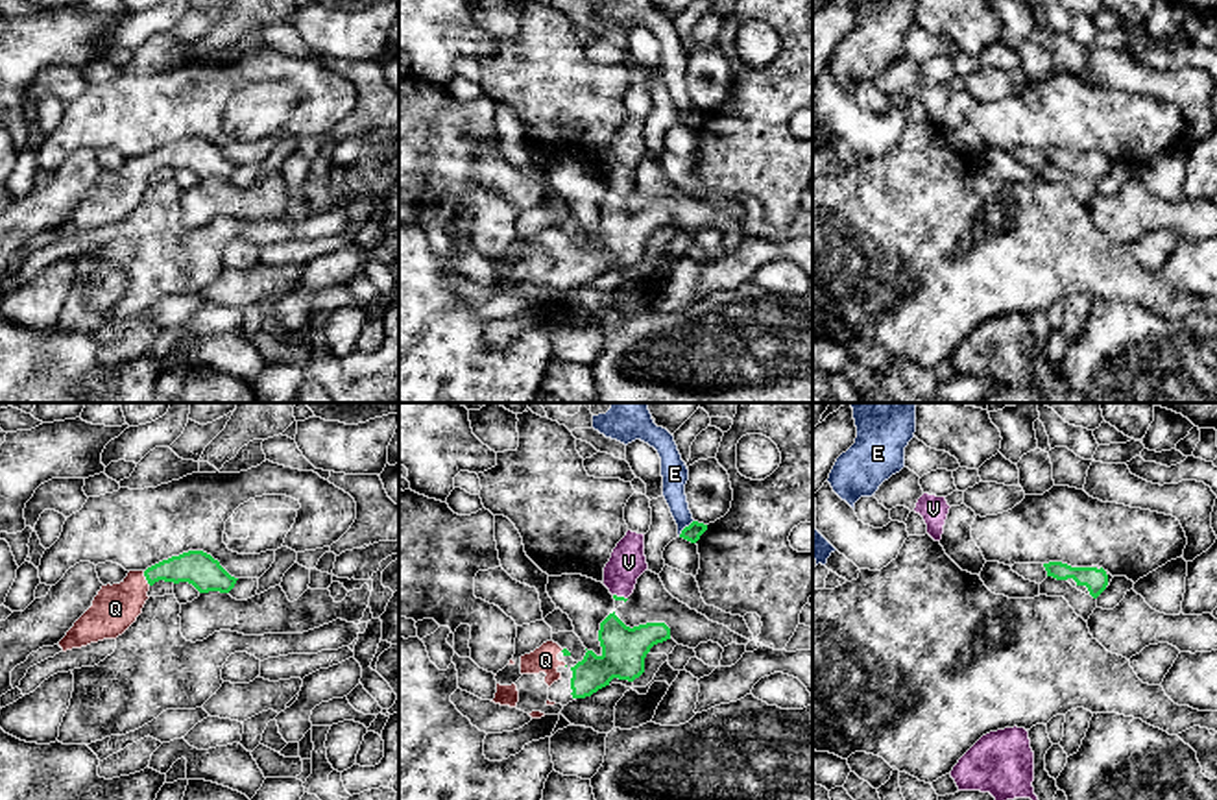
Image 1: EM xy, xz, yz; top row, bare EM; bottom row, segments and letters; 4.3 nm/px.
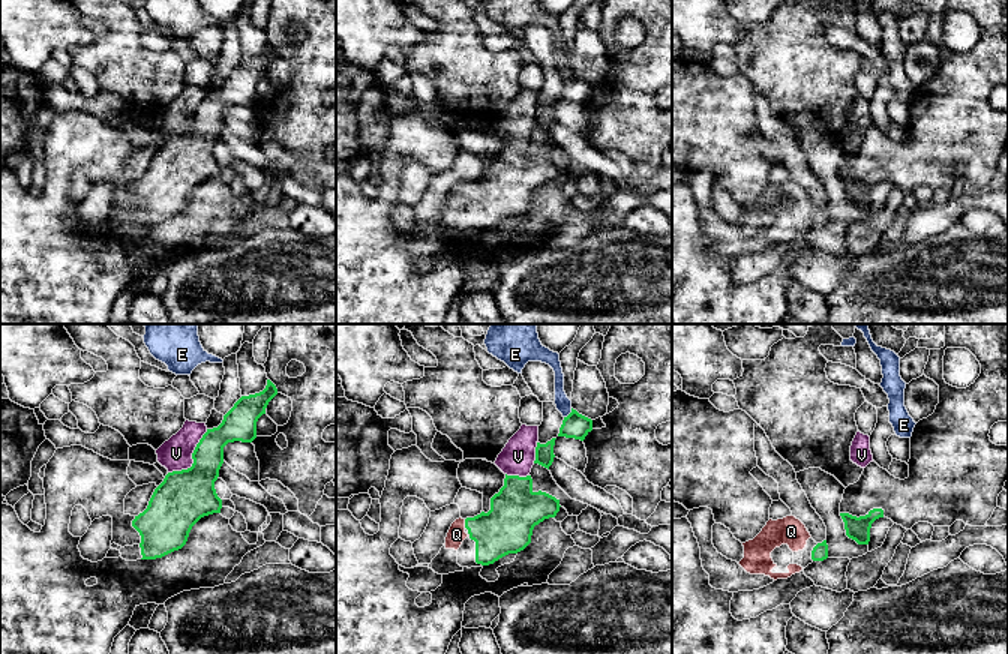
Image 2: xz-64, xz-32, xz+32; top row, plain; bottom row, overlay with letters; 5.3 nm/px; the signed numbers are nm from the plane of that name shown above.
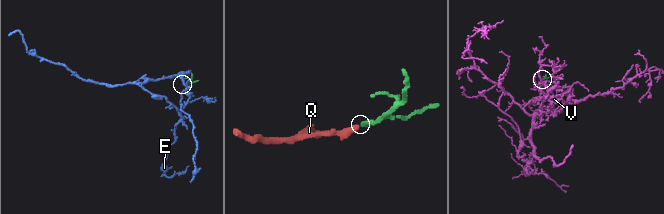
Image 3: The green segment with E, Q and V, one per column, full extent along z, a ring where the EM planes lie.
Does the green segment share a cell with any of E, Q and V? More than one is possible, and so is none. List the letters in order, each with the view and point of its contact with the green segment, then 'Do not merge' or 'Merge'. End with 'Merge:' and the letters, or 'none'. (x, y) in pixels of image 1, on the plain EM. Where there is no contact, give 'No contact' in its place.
E: Touches green at xz (684, 115). Do not merge
Q: Touches green at xy (146, 165). Merge
V: Touches green at xz (621, 183). Do not merge
Merge: Q

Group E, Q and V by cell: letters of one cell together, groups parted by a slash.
E / Q / V

